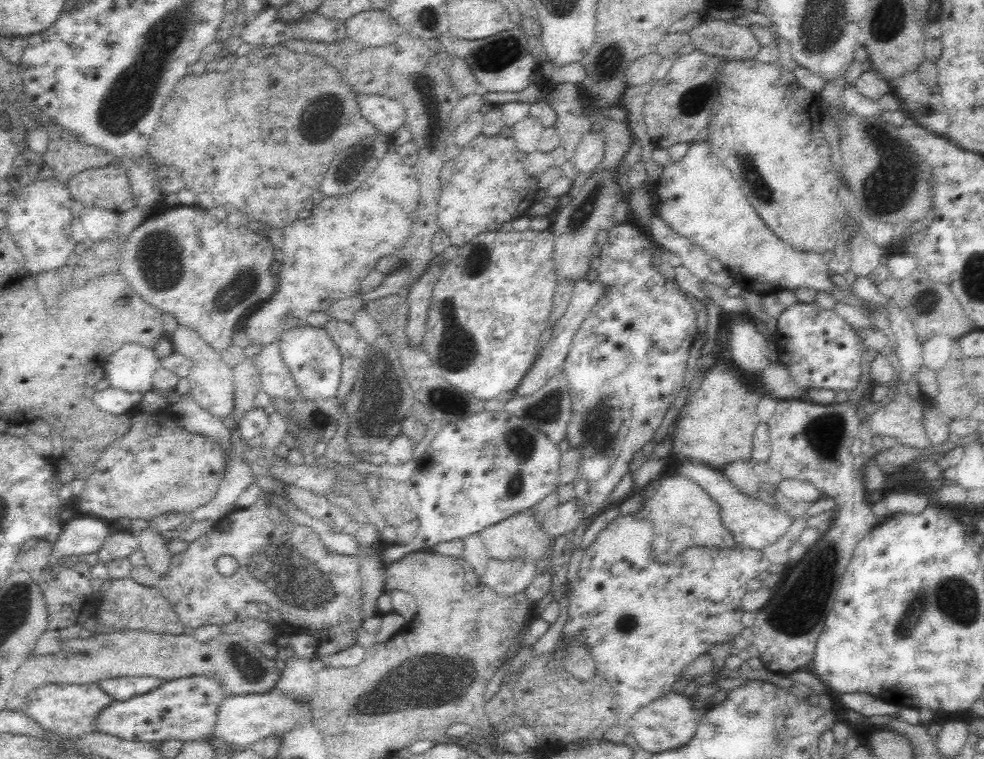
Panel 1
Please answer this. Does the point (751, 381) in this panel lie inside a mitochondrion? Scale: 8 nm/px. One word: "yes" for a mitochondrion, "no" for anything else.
no

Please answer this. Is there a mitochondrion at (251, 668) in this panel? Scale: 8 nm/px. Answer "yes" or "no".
yes

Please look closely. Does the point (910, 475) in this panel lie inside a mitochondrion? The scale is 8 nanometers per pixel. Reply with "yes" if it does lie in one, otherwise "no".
no

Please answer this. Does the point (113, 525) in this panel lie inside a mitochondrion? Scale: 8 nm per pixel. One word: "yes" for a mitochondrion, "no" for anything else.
no

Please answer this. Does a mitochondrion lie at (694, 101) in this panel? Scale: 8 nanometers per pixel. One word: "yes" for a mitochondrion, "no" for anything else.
yes

